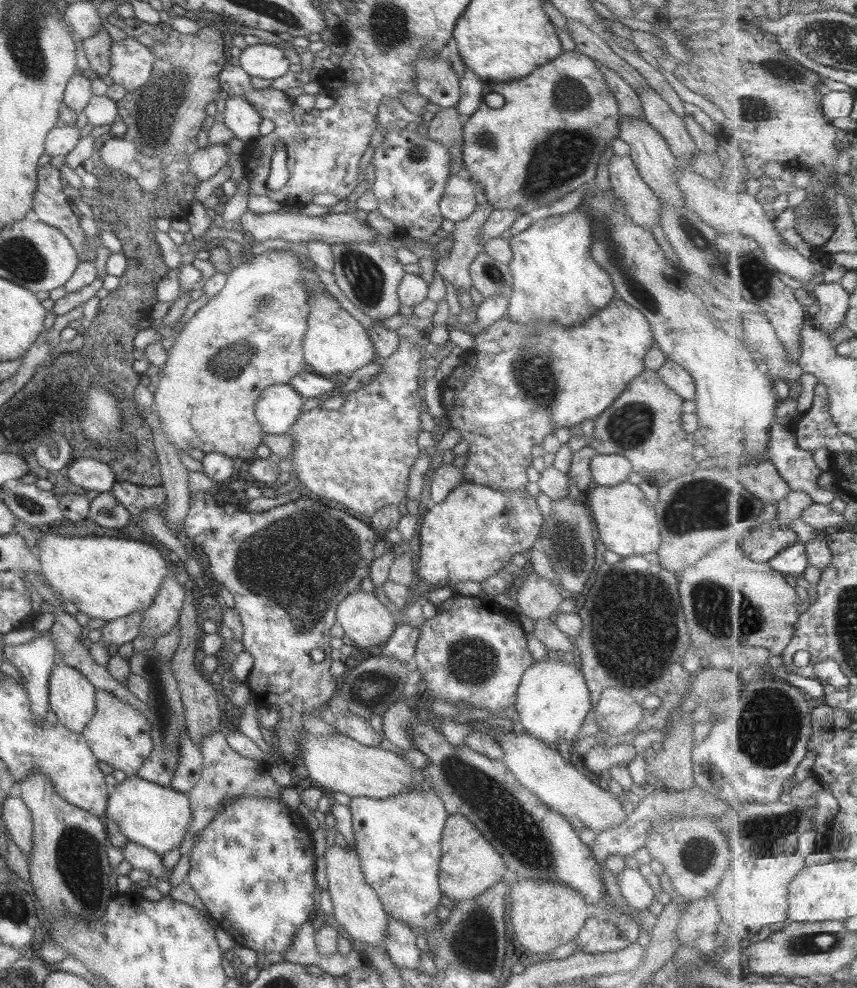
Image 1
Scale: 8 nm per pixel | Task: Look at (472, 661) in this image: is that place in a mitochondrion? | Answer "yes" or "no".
yes

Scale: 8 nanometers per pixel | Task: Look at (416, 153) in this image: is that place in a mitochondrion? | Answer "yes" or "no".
yes

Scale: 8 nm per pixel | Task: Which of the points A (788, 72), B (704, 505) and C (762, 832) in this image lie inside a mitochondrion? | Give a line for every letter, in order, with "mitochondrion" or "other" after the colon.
A: mitochondrion
B: mitochondrion
C: mitochondrion

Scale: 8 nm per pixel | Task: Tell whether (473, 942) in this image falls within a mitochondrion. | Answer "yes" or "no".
yes

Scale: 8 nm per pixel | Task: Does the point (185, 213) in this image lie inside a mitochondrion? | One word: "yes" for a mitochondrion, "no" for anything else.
no

